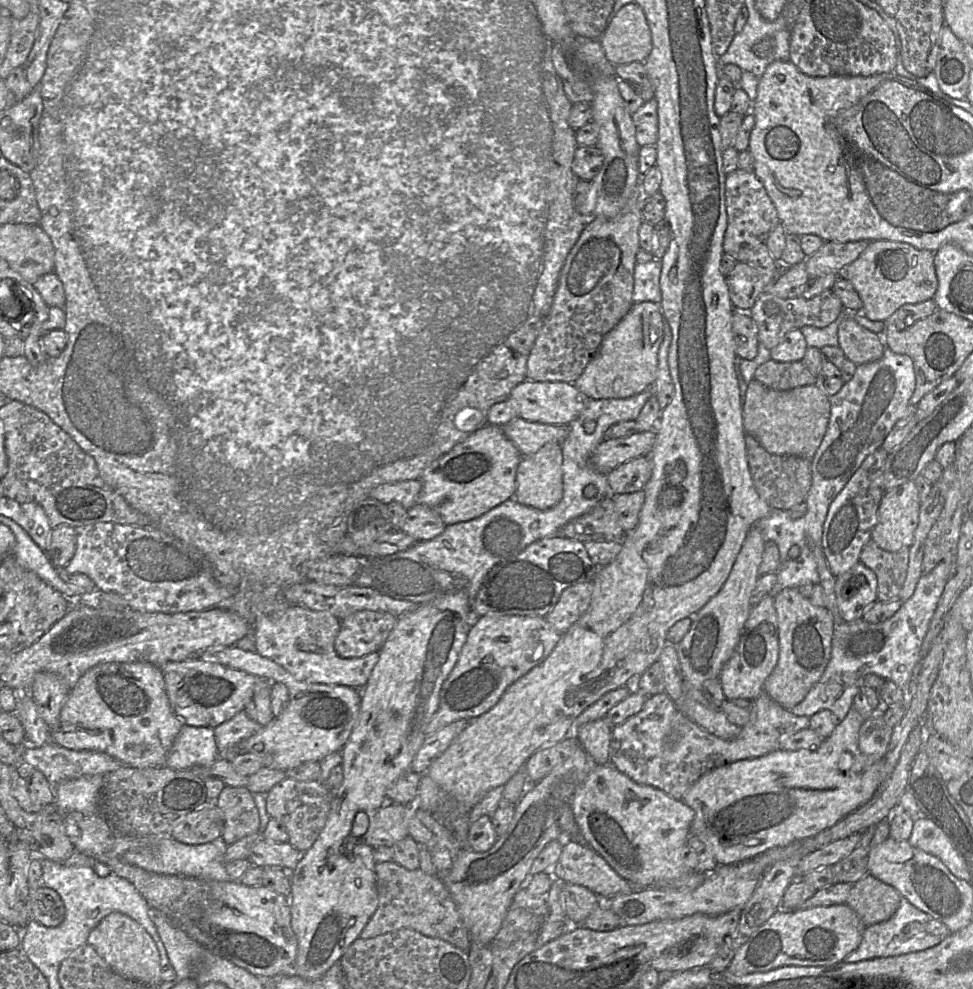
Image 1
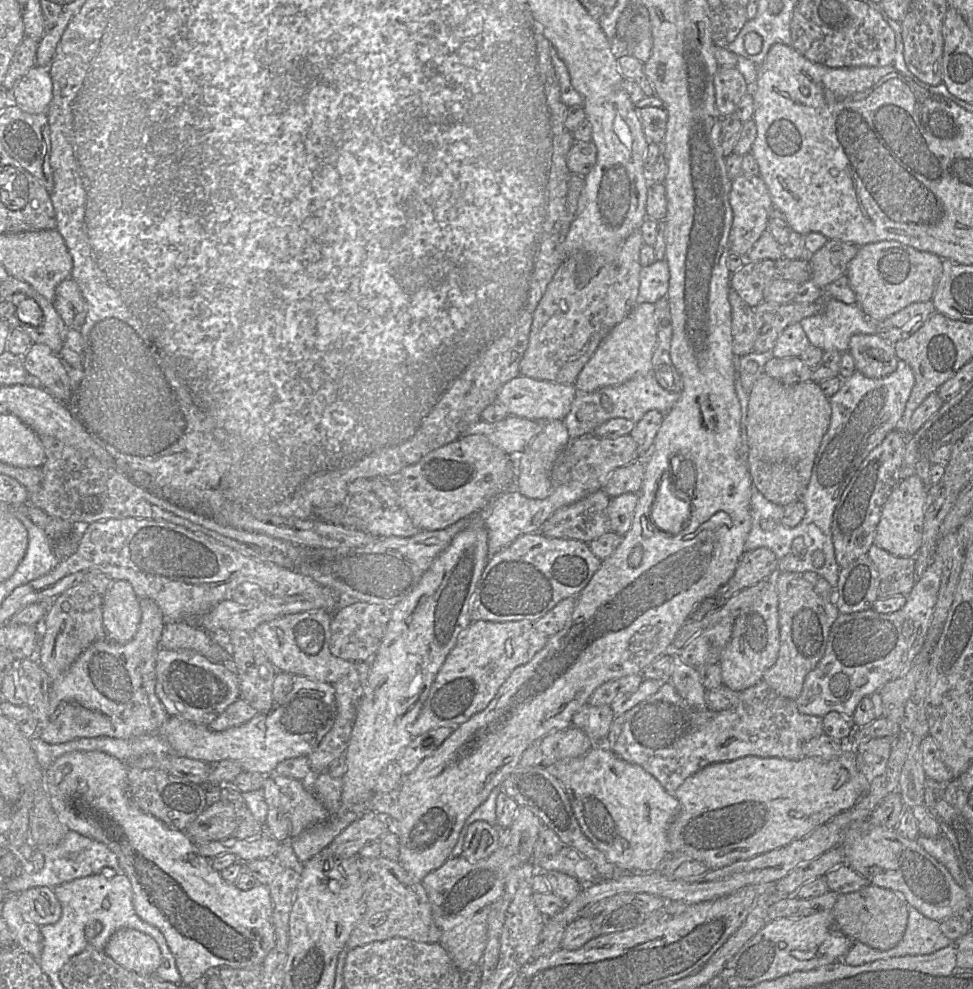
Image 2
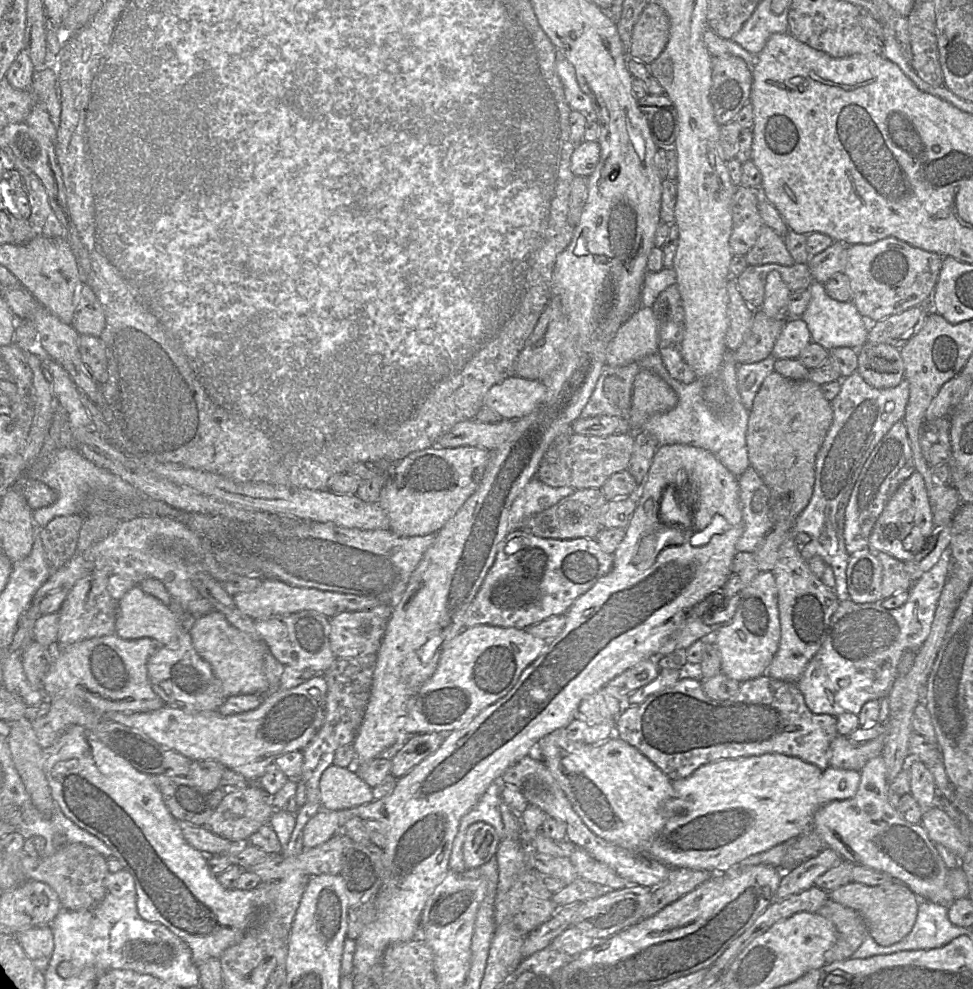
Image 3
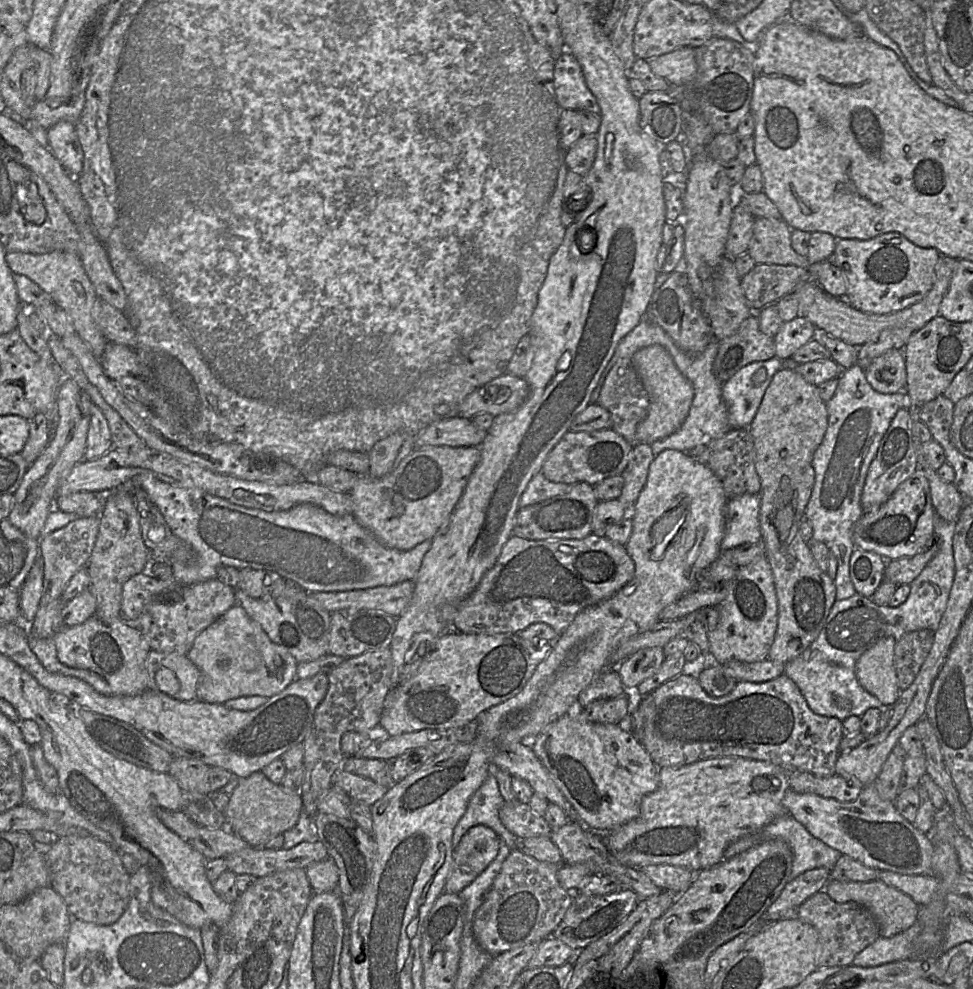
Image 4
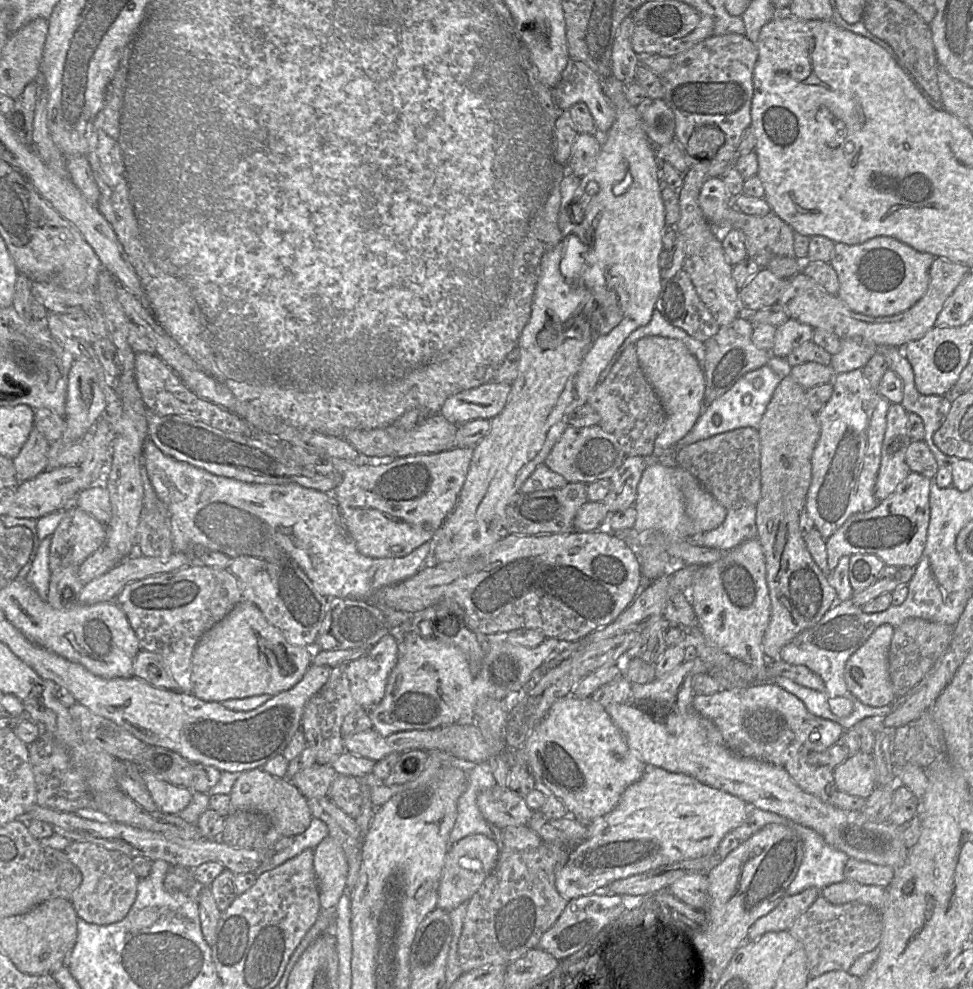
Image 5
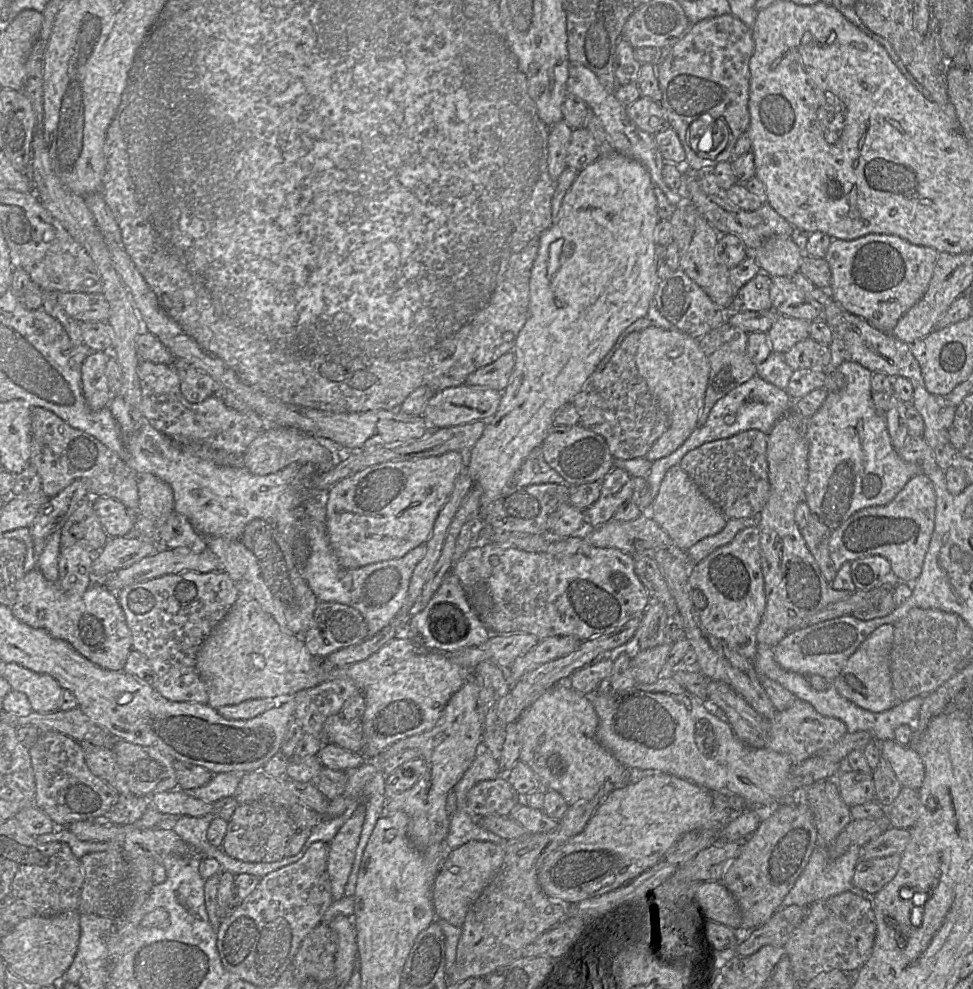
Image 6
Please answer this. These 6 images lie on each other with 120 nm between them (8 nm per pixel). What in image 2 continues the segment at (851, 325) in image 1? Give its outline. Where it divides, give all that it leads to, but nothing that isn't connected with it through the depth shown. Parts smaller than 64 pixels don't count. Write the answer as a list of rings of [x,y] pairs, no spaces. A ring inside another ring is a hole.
[[[877,334],[853,335],[847,352],[854,360],[856,371],[870,379],[883,378],[897,367],[893,345]]]

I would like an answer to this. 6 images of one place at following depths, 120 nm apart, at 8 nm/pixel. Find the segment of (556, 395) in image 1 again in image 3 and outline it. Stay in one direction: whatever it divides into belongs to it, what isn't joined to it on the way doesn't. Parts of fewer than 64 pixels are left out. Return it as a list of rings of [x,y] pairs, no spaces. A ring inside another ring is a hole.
[[[513,375],[487,391],[483,406],[496,411],[502,419],[516,421],[529,415],[545,393],[546,386],[542,381]]]

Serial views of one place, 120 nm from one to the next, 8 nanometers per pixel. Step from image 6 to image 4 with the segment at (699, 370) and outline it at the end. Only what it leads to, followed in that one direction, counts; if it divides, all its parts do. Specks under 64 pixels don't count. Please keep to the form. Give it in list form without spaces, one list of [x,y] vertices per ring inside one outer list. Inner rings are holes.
[[[661,345],[641,348],[633,355],[632,364],[649,398],[647,415],[636,429],[636,441],[651,446],[653,442],[670,436],[681,427],[689,414],[694,389],[675,365],[671,354]]]

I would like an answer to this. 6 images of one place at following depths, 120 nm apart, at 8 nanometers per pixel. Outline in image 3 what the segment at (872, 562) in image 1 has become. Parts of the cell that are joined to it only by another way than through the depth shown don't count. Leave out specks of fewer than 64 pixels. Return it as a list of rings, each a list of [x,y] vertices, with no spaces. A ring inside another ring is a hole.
[[[878,552],[876,555],[883,568],[881,600],[899,592],[909,591],[913,582],[905,571],[905,563],[886,553]]]

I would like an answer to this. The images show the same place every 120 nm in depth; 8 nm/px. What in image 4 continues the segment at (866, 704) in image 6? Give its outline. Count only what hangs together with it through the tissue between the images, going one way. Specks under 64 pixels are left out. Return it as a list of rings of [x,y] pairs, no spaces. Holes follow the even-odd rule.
[[[884,637],[865,651],[855,665],[859,684],[884,707],[893,706],[900,694],[894,667],[895,645],[893,637]]]

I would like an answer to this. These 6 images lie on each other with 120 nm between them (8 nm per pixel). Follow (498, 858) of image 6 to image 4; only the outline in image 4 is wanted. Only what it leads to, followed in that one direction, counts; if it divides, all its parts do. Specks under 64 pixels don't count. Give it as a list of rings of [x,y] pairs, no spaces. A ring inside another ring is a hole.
[[[485,825],[471,827],[454,848],[452,869],[444,891],[459,894],[494,860],[499,838]]]

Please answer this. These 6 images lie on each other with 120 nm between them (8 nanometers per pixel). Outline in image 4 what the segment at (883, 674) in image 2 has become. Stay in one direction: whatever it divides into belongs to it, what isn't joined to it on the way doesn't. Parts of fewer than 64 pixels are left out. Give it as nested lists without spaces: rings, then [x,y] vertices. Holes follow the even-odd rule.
[[[935,513],[934,535],[938,539],[939,550],[909,585],[910,594],[902,605],[894,608],[879,606],[871,598],[857,593],[848,599],[836,600],[818,637],[802,654],[785,664],[784,675],[797,685],[815,714],[834,717],[843,722],[850,716],[861,718],[870,708],[879,708],[881,712],[888,708],[859,684],[855,674],[856,662],[865,651],[884,637],[893,637],[898,641],[909,632],[922,629],[935,632],[938,629],[955,576],[955,527],[956,521],[945,521]],[[836,696],[849,699],[852,708],[839,708],[834,700]]]

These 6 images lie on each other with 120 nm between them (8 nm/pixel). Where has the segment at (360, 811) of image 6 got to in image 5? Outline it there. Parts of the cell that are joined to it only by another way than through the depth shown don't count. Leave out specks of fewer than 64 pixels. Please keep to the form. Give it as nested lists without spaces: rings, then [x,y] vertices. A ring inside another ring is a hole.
[[[326,837],[313,850],[321,909],[335,909],[345,890],[348,874],[344,850],[331,837]]]

